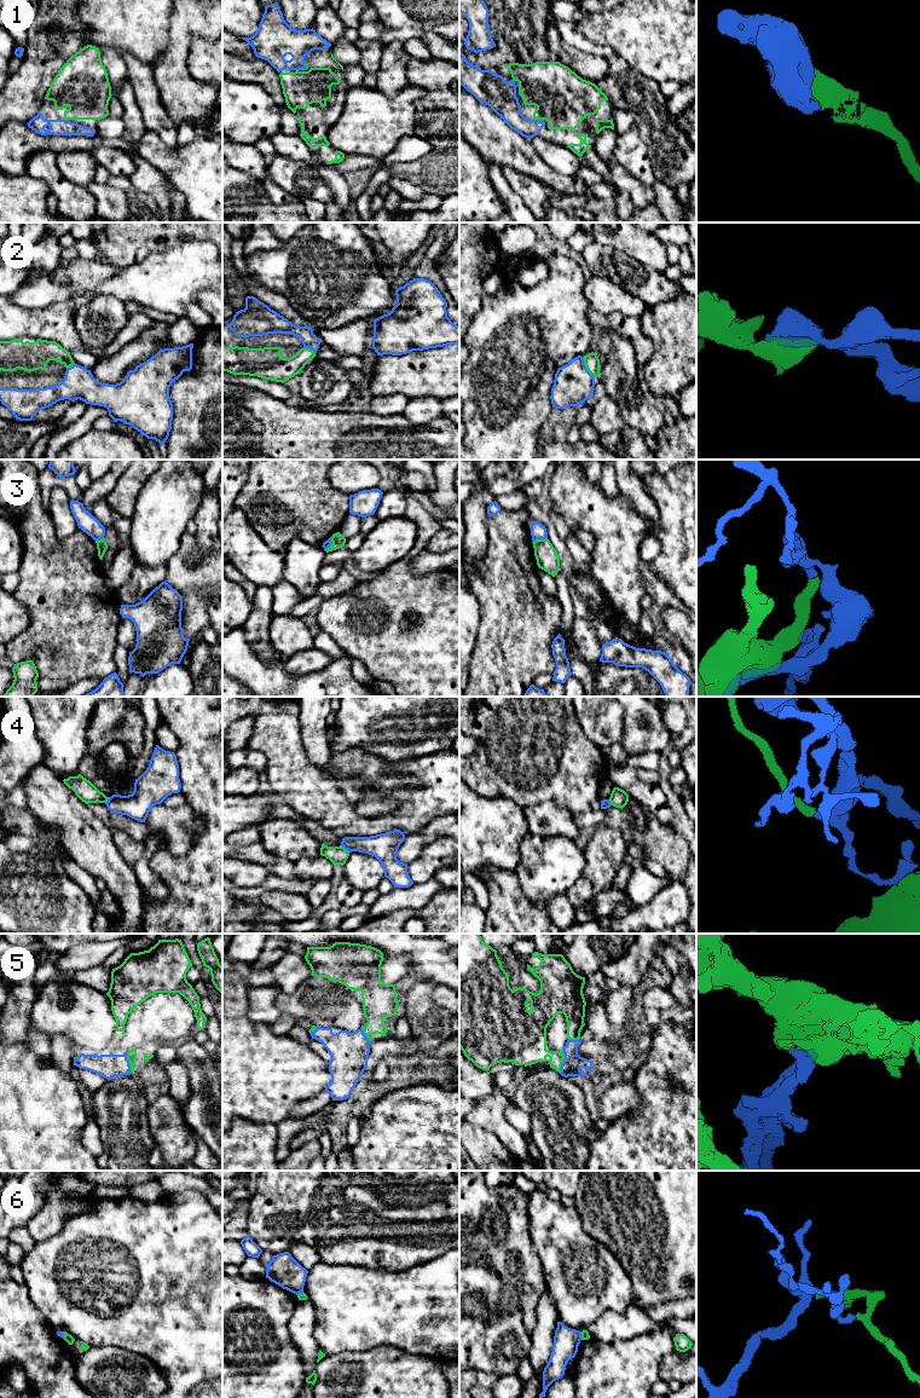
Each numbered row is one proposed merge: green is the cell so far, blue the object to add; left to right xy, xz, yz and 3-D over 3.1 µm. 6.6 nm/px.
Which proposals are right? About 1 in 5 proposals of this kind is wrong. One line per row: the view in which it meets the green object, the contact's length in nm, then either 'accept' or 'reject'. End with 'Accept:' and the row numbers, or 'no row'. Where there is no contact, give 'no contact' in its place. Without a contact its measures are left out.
1: contact in yz; length 70 nm; accept
2: contact in yz; length 160 nm; accept
3: contact in yz; length 100 nm; accept
4: contact in xz; length 80 nm; accept
5: contact in xy; length 150 nm; accept
6: contact in yz; length 60 nm; reject
Accept: 1, 2, 3, 4, 5

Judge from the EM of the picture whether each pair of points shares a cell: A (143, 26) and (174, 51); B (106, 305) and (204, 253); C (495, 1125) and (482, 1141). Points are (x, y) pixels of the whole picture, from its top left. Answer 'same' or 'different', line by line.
A: different
B: different
C: different

